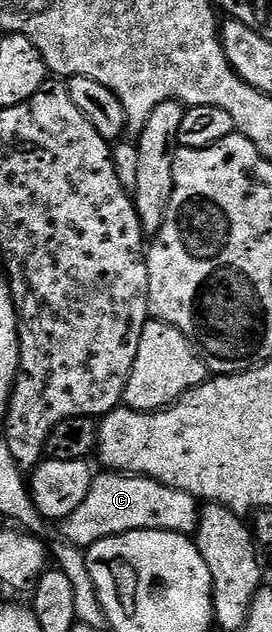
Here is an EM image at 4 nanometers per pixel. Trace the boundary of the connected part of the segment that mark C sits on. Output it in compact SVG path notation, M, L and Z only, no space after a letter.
M95 473L90 479L88 496L72 516L61 519L61 537L73 546L88 548L105 538L120 536L137 530L163 530L193 535L198 529L199 499L188 492L168 488L139 474Z

